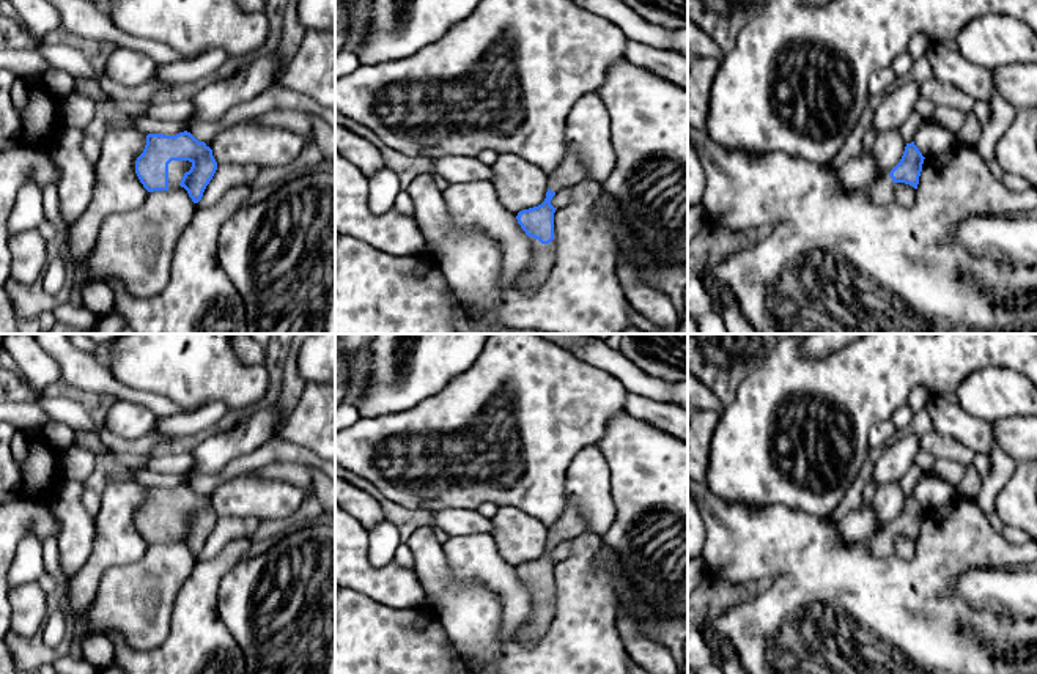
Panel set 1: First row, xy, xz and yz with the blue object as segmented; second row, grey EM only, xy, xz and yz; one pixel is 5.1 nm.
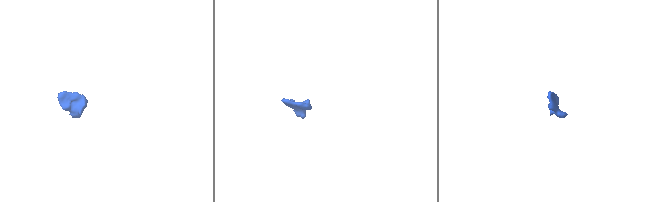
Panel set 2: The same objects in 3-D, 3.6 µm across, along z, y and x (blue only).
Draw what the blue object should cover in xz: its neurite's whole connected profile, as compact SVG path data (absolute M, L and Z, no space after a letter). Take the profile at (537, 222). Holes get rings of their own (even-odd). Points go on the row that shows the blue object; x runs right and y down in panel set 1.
M568 151L562 165L552 173L548 183L546 198L541 205L522 209L516 219L527 236L538 239L541 244L549 244L554 239L554 213L551 205L552 197L563 187L570 187L578 181L585 180L587 170L578 154Z

